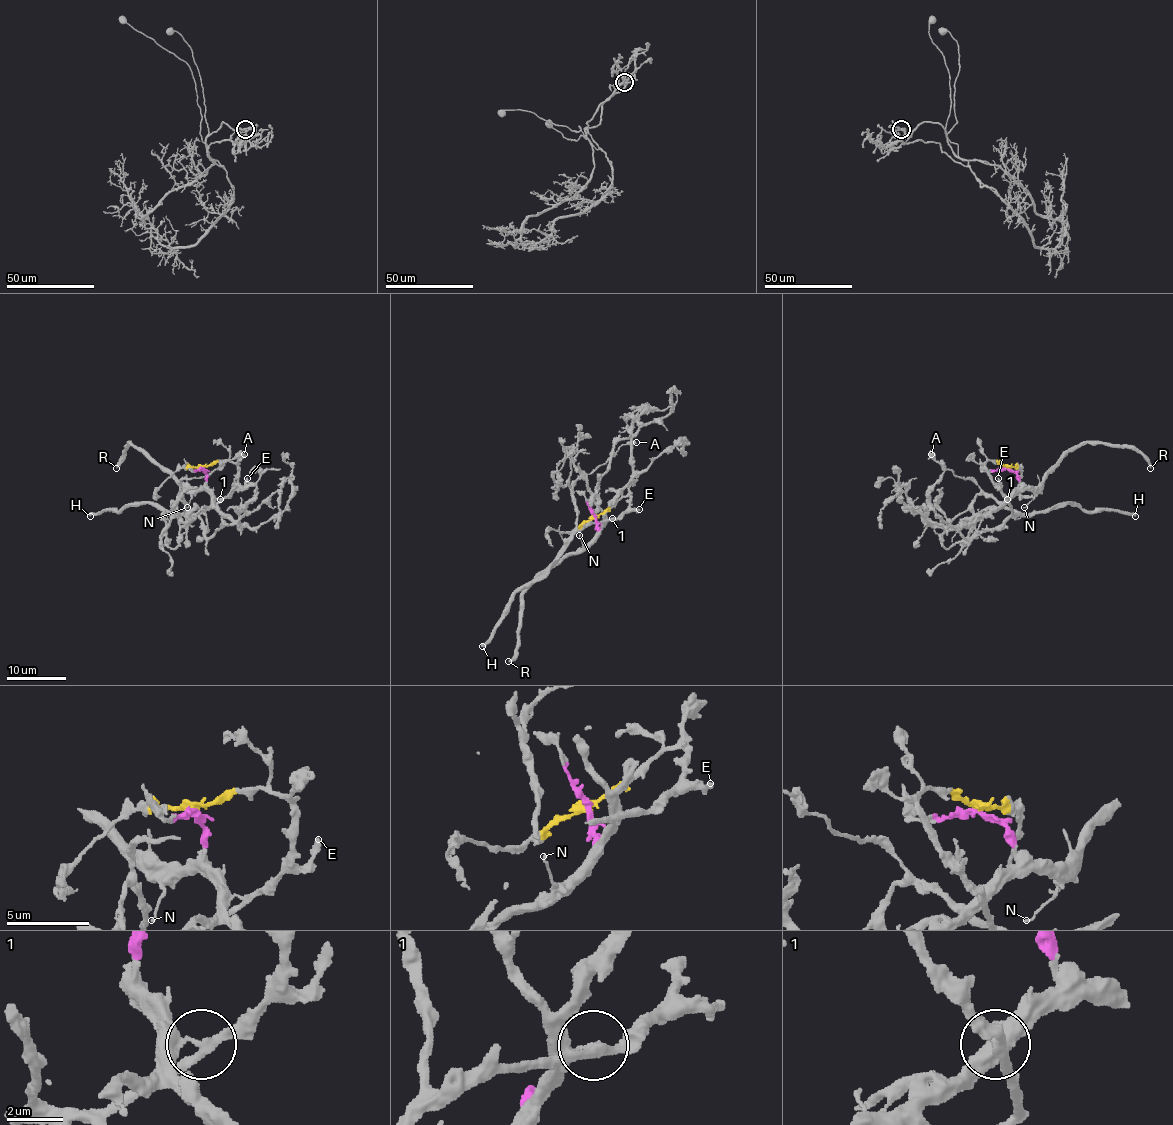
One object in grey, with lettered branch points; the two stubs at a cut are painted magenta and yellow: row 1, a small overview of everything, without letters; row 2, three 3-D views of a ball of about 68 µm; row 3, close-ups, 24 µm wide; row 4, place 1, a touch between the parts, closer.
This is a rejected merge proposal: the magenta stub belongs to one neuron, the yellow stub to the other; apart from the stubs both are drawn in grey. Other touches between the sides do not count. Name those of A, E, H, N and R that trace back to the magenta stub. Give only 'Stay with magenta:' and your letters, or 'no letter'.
Stay with magenta: N, R

